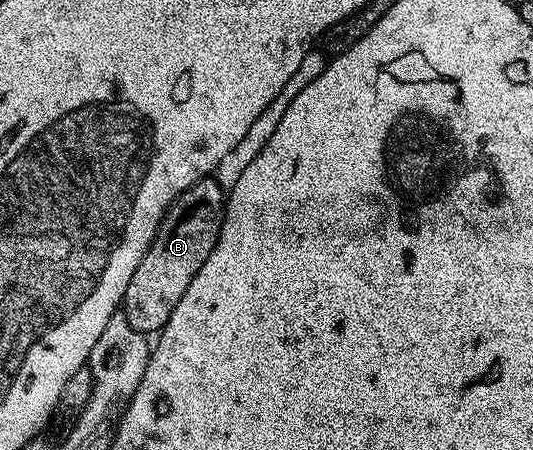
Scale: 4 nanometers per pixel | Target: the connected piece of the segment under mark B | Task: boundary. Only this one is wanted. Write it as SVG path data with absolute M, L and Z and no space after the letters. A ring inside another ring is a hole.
M210 175L192 183L192 187L173 201L163 215L144 259L140 259L140 267L136 267L120 306L126 321L132 323L136 331L154 335L168 323L172 311L176 311L176 303L180 303L184 291L188 291L188 283L192 283L196 271L204 267L204 259L212 255L225 214L224 190Z

